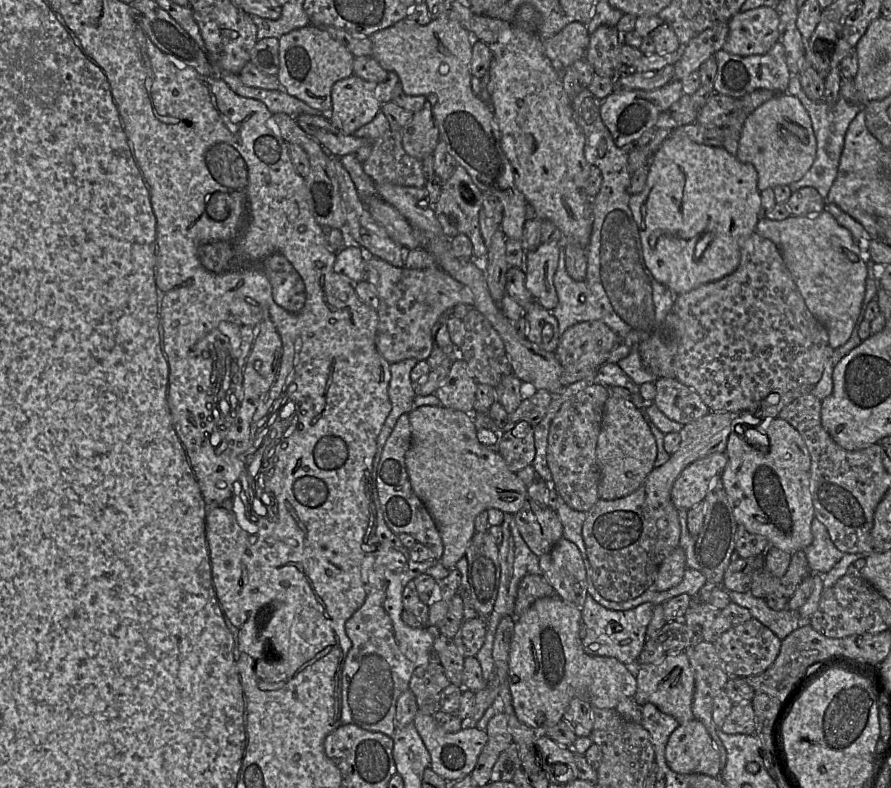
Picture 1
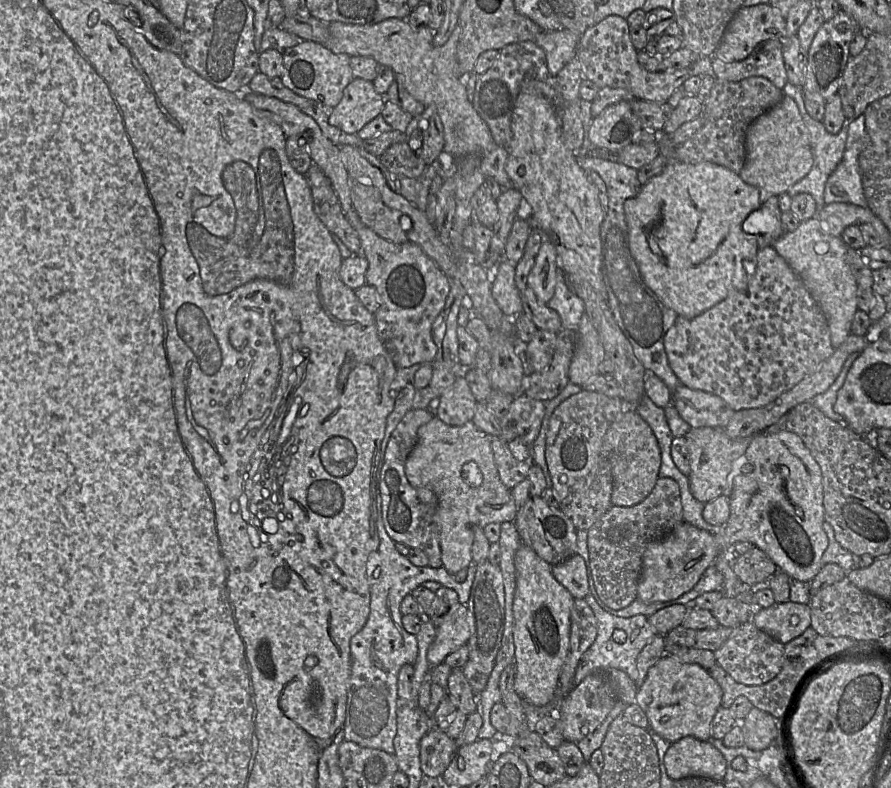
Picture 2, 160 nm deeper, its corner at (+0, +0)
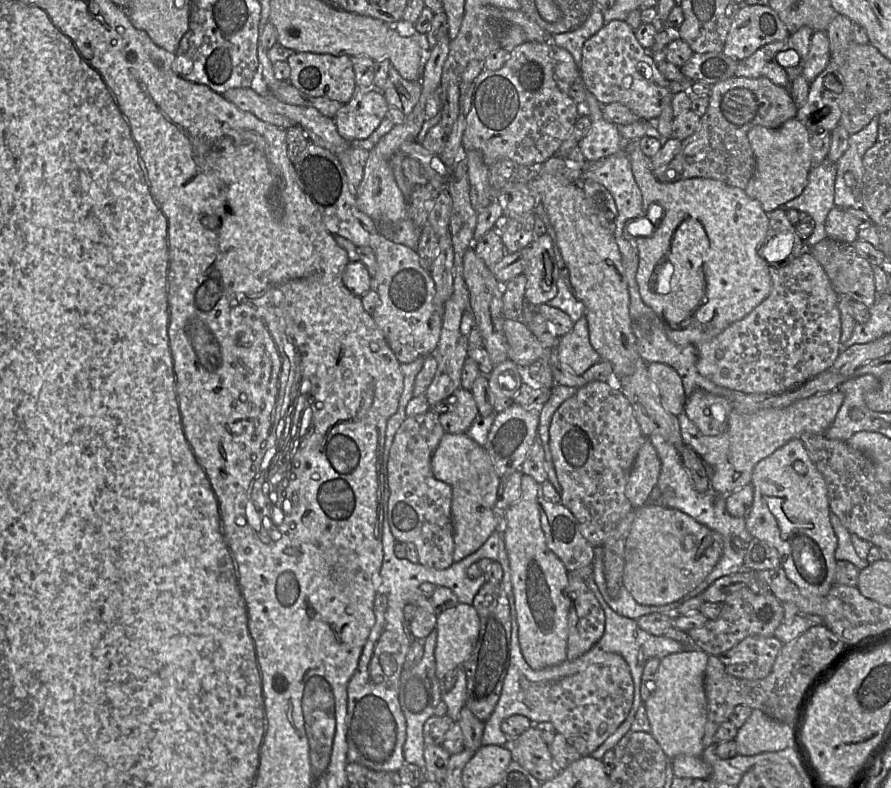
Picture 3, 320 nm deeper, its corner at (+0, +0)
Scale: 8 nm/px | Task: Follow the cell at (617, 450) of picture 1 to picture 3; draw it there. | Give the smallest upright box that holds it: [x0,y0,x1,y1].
[625,438,661,509]

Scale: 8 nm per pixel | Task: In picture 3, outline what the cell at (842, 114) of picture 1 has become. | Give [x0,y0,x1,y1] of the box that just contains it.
[779,158,836,248]

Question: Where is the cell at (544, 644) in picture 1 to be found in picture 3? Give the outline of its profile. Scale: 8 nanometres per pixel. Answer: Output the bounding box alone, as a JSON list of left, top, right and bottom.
[498,474,570,670]

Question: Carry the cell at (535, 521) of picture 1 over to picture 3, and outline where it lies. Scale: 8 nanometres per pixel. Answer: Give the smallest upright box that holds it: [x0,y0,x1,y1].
[539,494,594,571]

